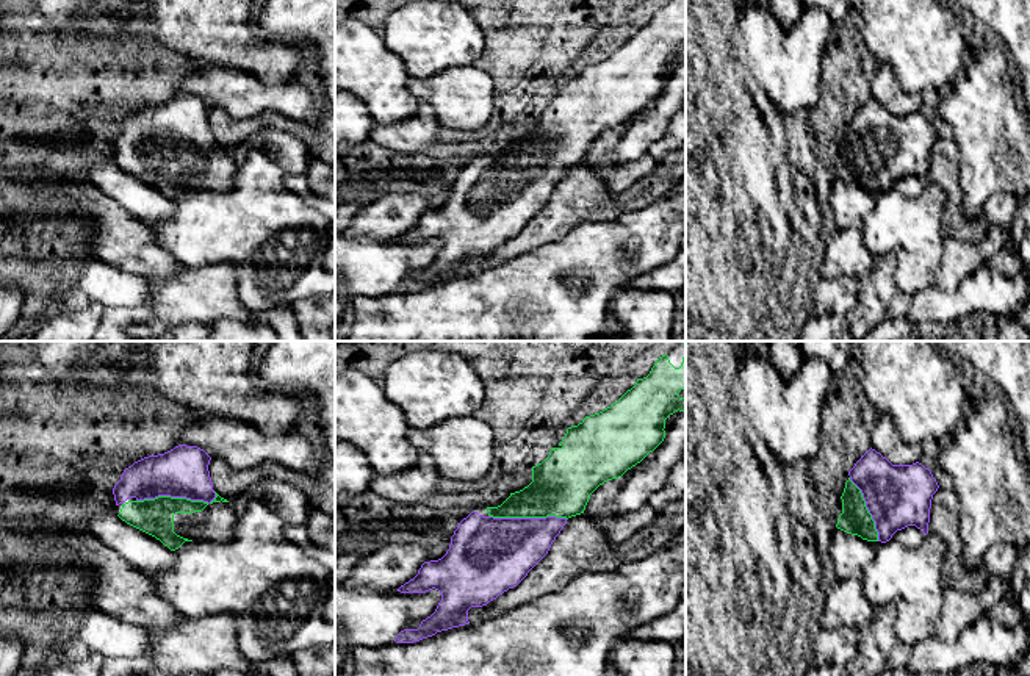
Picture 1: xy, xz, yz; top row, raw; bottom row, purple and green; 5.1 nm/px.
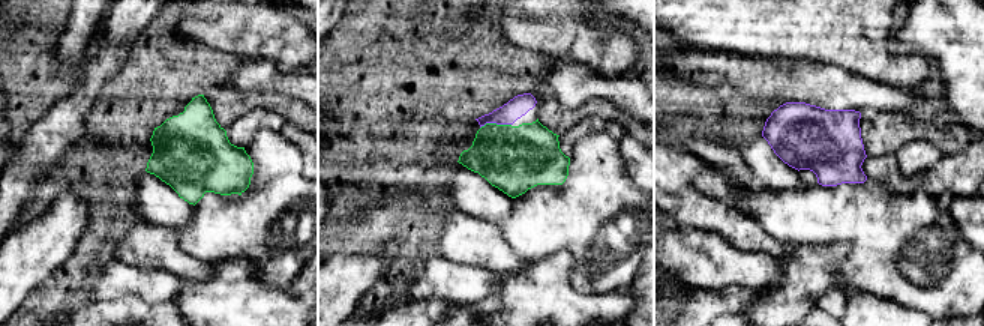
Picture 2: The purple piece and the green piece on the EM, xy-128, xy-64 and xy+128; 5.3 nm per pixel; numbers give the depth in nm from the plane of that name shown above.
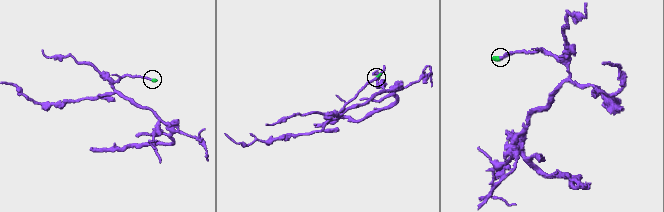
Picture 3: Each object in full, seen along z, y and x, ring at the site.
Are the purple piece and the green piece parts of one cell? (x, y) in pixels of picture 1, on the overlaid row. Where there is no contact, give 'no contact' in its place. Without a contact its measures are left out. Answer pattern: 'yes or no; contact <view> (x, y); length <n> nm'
yes; contact xy (177, 496); length 420 nm

